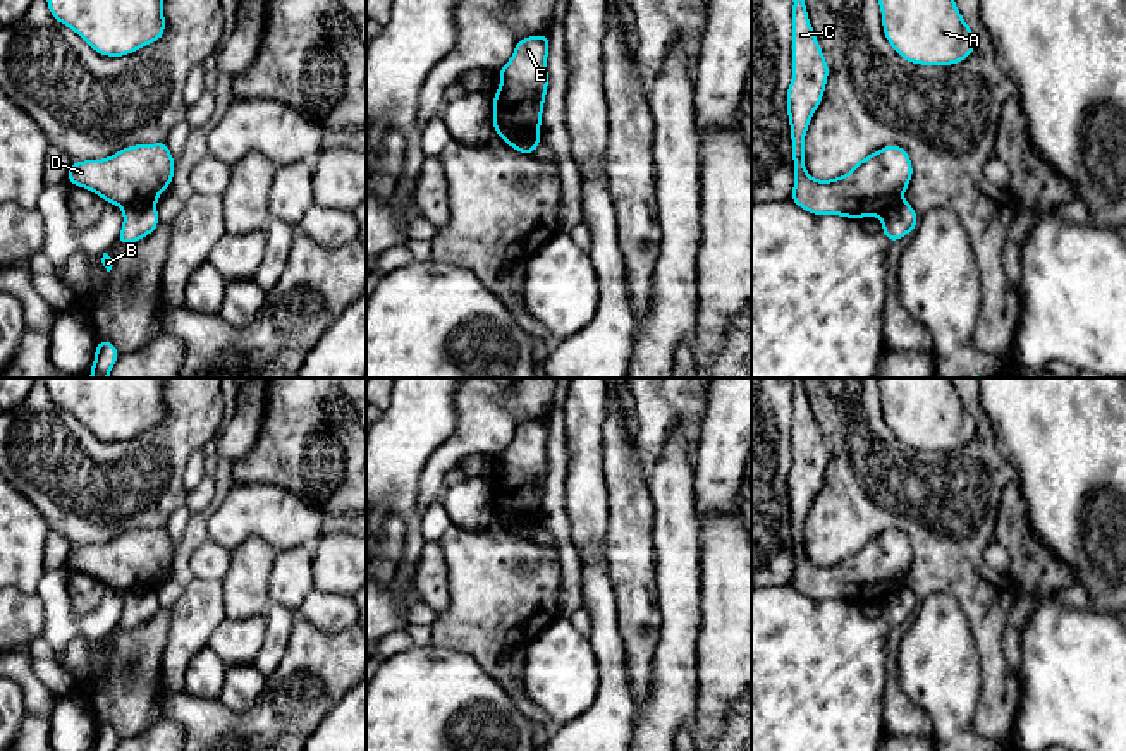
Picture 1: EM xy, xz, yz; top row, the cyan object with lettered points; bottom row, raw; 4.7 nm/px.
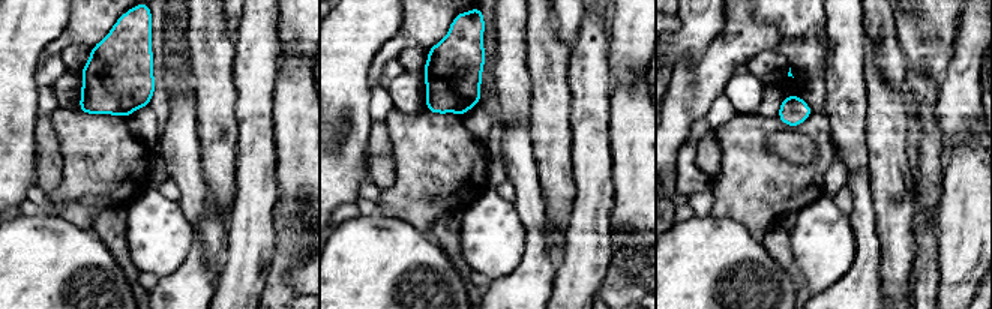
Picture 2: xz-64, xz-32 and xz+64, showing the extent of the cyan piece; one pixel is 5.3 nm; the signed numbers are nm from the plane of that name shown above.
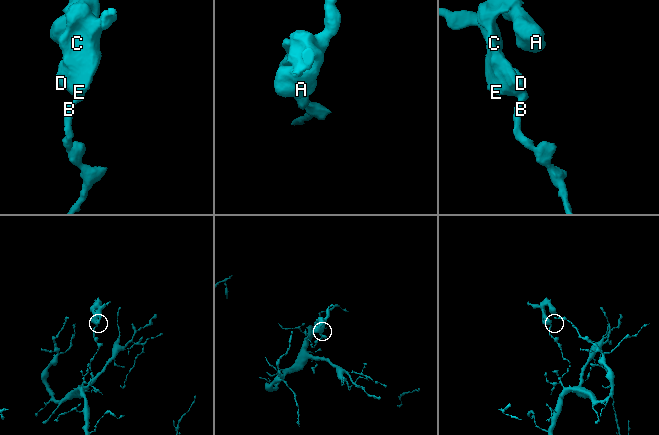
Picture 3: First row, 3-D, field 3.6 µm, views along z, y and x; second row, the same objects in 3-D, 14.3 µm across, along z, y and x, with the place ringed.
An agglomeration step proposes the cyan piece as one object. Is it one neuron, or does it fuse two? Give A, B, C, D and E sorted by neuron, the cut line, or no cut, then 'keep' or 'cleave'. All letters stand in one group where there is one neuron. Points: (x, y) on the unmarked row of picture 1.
A C D E / B; cut in xz along (538, 518), (513, 521), (506, 526); cleave

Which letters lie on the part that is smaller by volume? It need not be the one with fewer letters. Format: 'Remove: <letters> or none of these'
Remove: A, C, D, E

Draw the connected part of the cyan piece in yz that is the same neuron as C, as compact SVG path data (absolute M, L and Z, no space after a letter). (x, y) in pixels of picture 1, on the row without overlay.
M803 378L791 382L792 466L786 478L794 546L791 586L818 601L884 601L903 583L913 562L909 538L903 531L884 531L837 564L817 565L805 553L805 521L825 478L829 449L815 423Z

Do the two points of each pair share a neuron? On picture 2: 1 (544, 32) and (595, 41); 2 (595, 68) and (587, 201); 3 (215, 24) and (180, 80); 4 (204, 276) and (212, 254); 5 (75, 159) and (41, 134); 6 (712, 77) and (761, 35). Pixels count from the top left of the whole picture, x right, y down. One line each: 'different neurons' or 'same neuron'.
1: different neurons
2: same neuron
3: different neurons
4: different neurons
5: different neurons
6: same neuron

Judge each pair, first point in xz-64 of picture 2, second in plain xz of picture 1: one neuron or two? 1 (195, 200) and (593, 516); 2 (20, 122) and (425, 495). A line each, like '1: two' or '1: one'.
1: two
2: two

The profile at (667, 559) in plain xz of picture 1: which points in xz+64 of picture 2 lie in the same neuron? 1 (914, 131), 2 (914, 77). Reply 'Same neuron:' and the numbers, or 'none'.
Same neuron: 2

